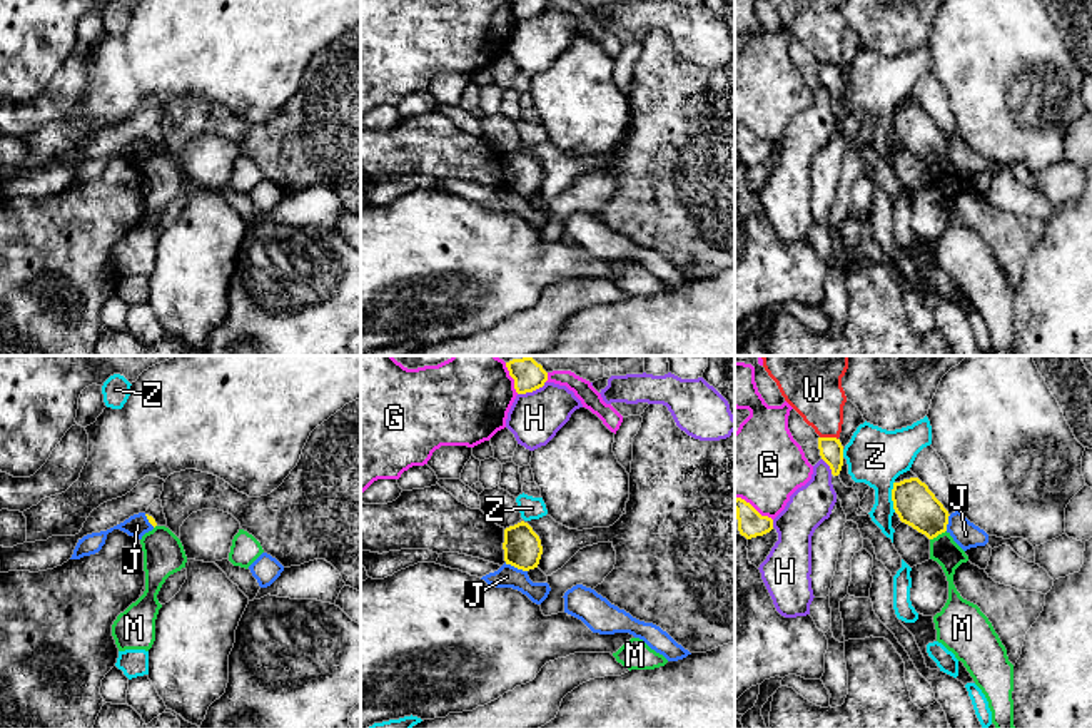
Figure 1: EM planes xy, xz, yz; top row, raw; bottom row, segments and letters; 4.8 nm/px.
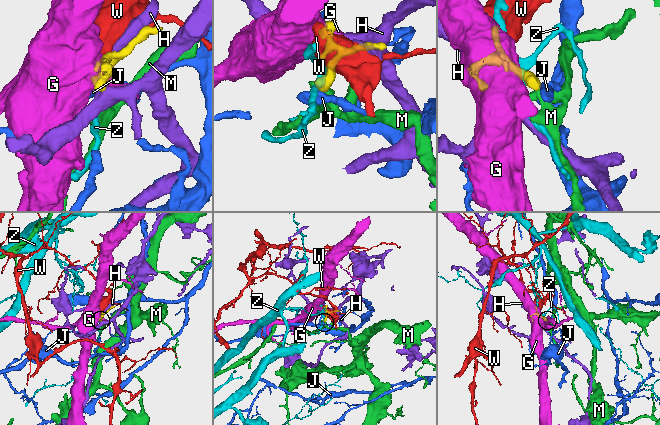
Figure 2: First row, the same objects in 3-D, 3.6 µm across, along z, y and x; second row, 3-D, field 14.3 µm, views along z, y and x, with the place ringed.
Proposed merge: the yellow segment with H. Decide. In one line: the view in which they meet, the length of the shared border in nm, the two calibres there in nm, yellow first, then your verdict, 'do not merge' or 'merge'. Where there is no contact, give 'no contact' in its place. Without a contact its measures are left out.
xz | 150 nm | 100/260 nm | merge

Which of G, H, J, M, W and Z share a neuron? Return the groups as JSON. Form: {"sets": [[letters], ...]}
{"sets": [["G"], ["H"], ["J"], ["M"], ["W"], ["Z"]]}

